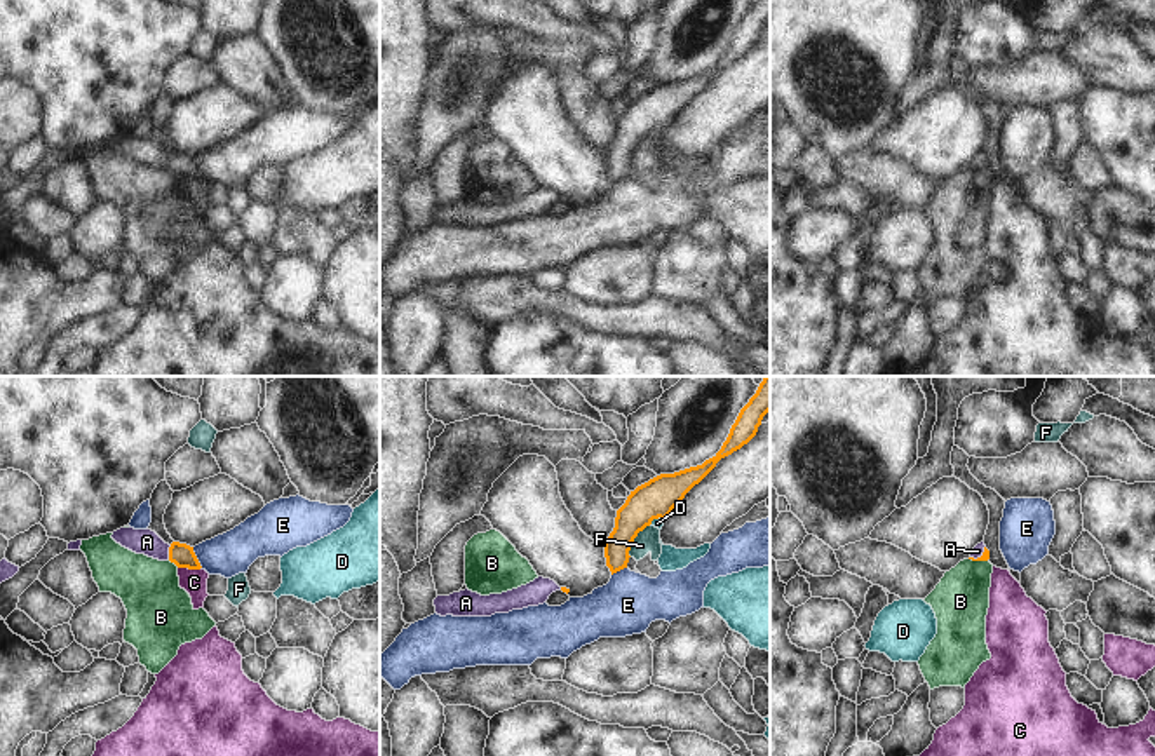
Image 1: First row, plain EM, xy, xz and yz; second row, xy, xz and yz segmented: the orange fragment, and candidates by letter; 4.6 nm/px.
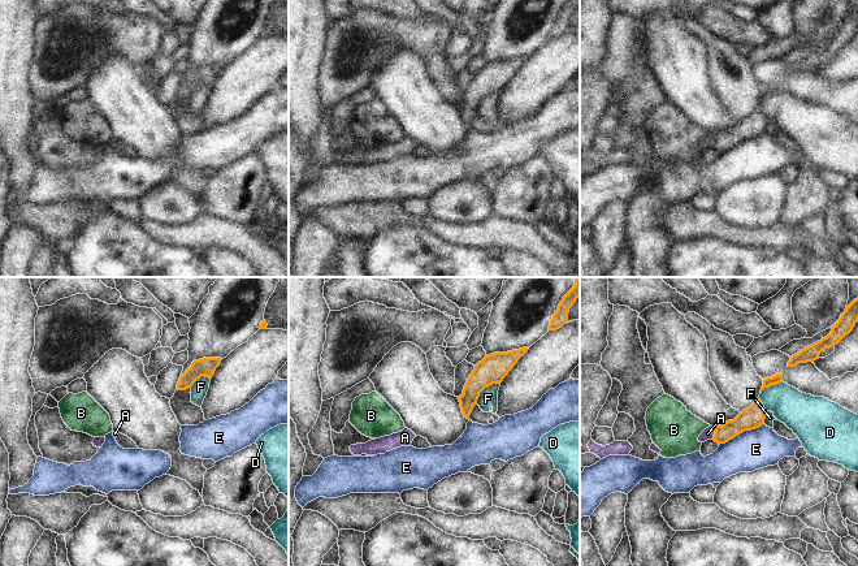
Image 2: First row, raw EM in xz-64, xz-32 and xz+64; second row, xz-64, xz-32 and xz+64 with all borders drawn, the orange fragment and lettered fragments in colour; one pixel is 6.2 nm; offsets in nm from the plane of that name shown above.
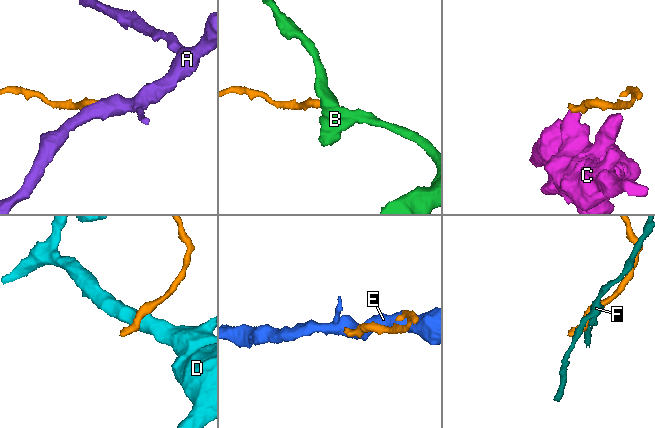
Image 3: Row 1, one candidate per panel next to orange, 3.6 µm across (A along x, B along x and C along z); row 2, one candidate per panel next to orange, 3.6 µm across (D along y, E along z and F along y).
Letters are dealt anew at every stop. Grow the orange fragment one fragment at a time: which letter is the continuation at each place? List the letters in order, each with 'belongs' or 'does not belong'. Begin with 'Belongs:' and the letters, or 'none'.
Belongs: A
A: belongs
B: does not belong
C: does not belong
D: does not belong
E: does not belong
F: does not belong

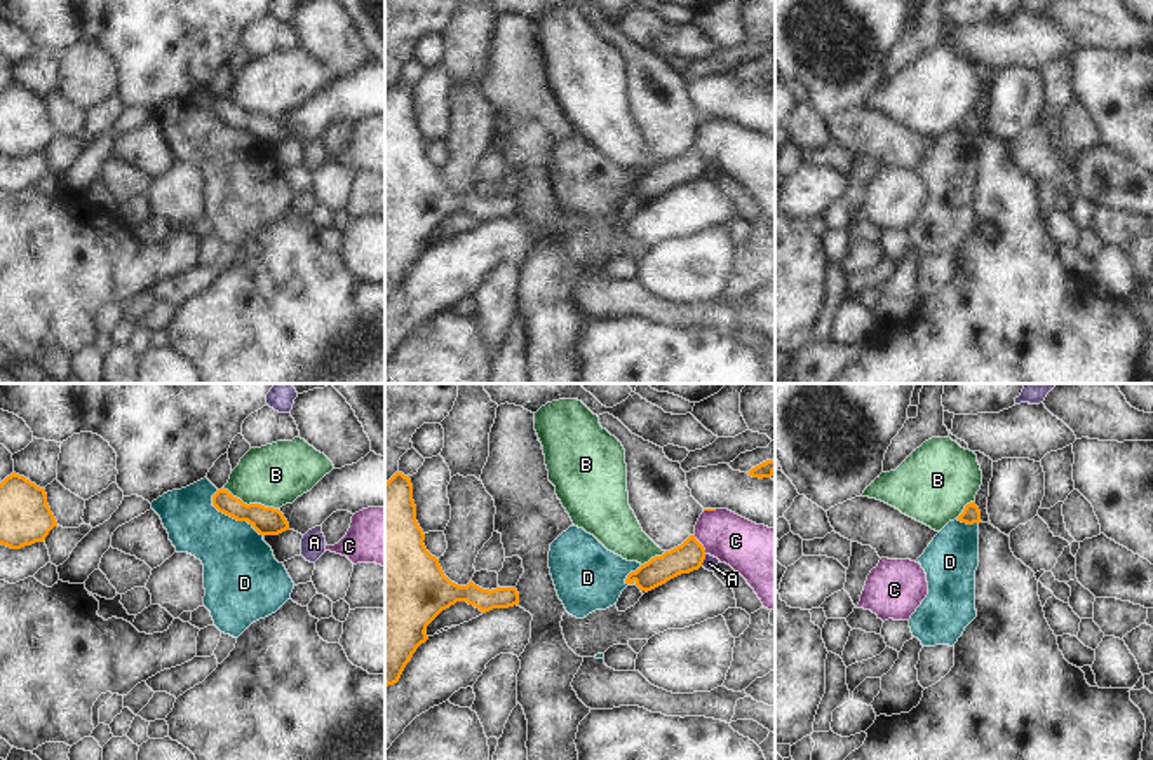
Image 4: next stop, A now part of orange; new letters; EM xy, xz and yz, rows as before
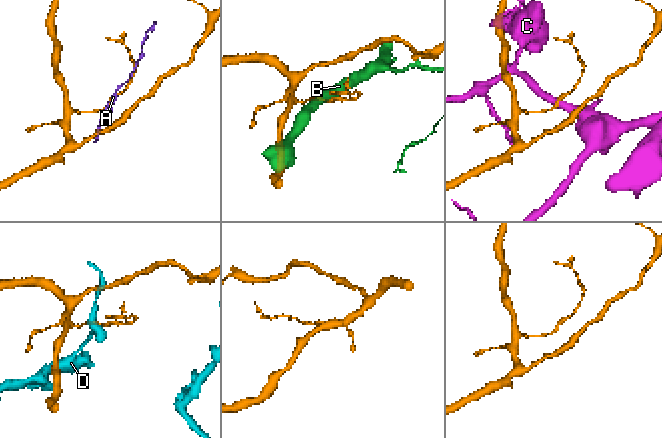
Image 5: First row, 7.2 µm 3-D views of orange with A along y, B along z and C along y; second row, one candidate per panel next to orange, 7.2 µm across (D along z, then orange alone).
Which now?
Belongs: none
A: does not belong
B: does not belong
C: does not belong
D: does not belong

